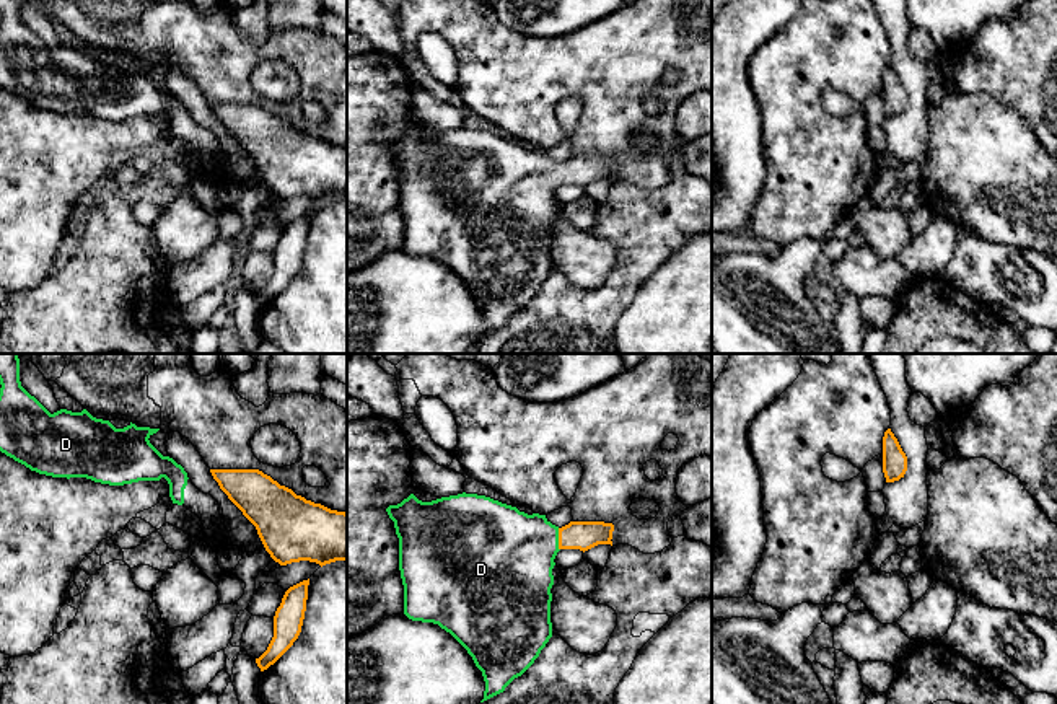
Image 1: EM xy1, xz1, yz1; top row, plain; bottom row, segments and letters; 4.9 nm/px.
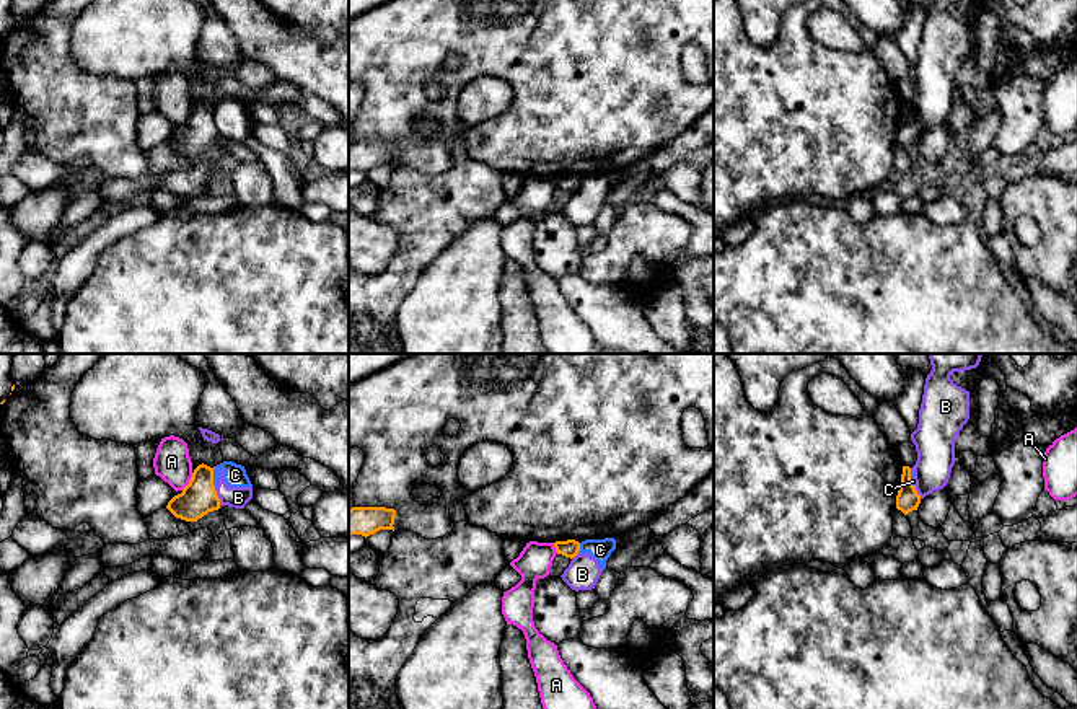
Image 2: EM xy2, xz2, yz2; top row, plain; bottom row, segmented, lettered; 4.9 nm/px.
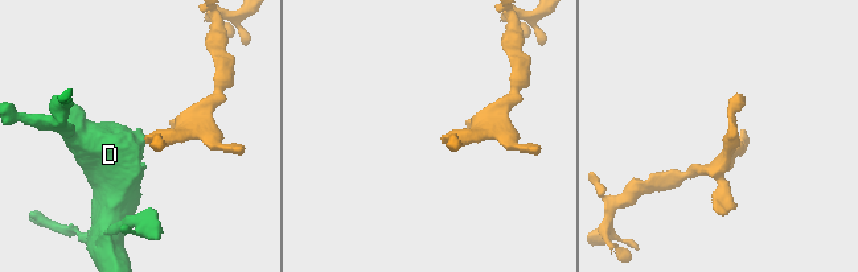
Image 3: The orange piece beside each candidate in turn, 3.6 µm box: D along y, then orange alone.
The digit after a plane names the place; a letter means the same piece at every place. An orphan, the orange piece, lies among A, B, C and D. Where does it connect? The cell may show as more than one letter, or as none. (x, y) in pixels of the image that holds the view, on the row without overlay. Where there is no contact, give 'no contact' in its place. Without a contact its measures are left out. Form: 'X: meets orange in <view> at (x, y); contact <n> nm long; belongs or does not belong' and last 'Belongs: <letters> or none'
A: meets orange in xy2 at (189, 116); contact 110 nm long; does not belong
B: meets orange in xy2 at (217, 131); contact 100 nm long; does not belong
C: meets orange in xy2 at (212, 113); contact 90 nm long; does not belong
D: meets orange in xz1 at (559, 175); contact 110 nm long; belongs
Belongs: D

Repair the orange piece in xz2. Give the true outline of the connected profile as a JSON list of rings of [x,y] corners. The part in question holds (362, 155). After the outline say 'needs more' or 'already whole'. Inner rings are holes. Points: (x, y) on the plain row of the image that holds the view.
[[[352,142],[349,145],[349,170],[370,171],[380,165],[394,166],[394,143],[386,142]]]; already whole

